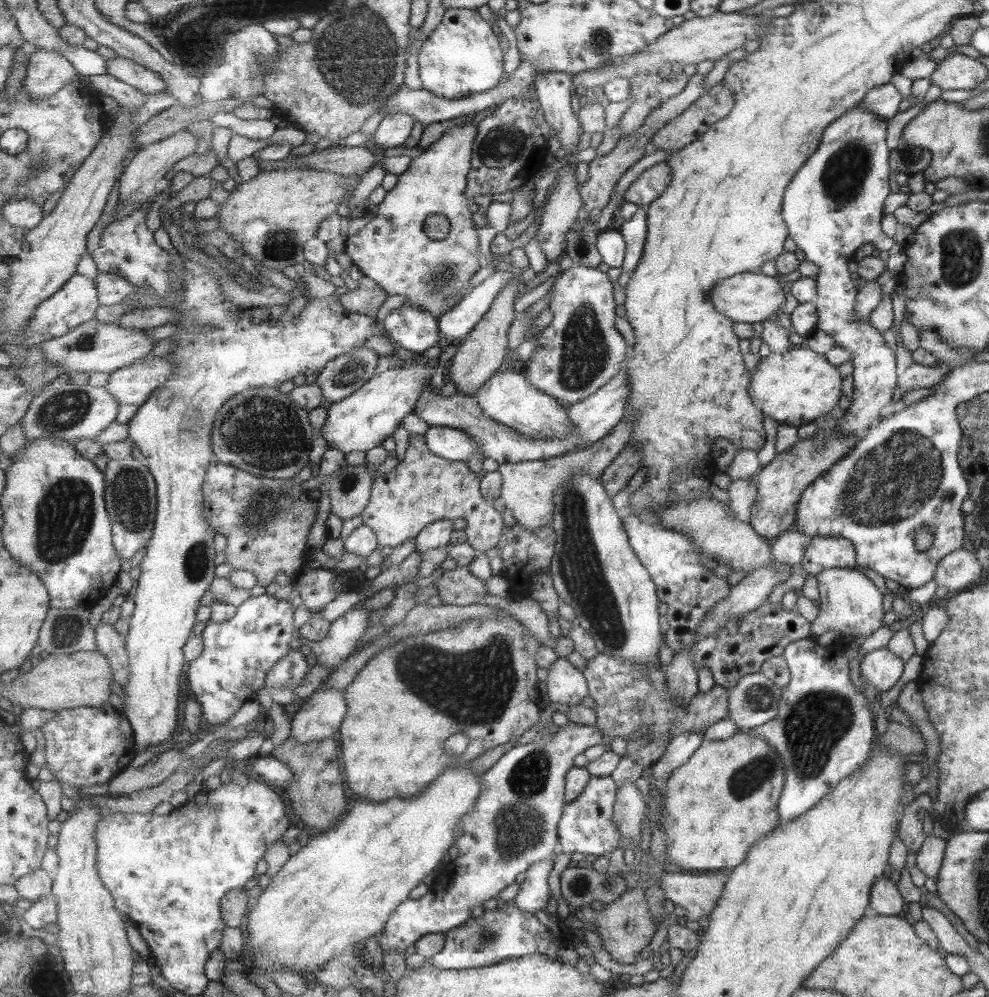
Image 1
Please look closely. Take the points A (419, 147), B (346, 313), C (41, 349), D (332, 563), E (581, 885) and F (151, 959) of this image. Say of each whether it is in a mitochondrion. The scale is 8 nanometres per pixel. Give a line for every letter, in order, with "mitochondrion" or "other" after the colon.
A: other
B: other
C: other
D: other
E: mitochondrion
F: other

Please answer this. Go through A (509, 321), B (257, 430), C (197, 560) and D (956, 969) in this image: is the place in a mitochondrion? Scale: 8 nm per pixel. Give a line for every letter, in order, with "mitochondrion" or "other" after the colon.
A: other
B: mitochondrion
C: mitochondrion
D: other

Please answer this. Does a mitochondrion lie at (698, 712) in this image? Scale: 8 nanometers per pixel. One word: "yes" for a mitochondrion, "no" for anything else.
yes

